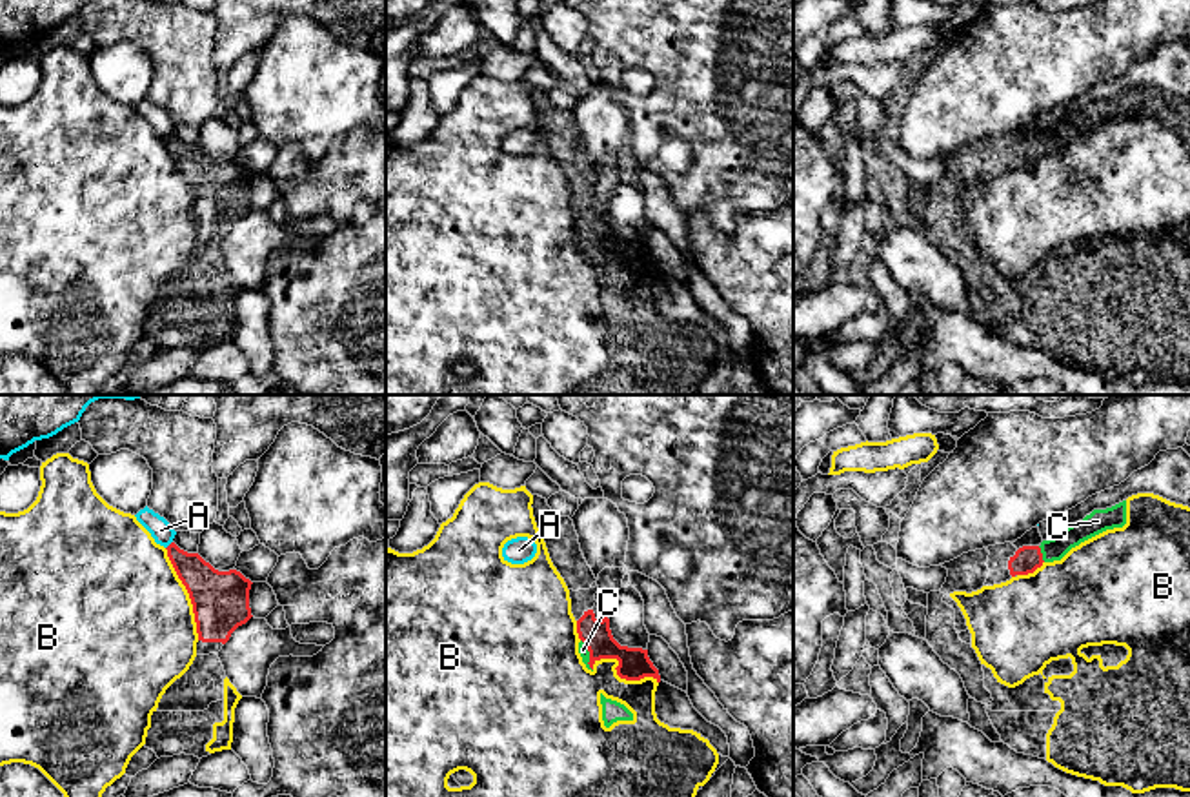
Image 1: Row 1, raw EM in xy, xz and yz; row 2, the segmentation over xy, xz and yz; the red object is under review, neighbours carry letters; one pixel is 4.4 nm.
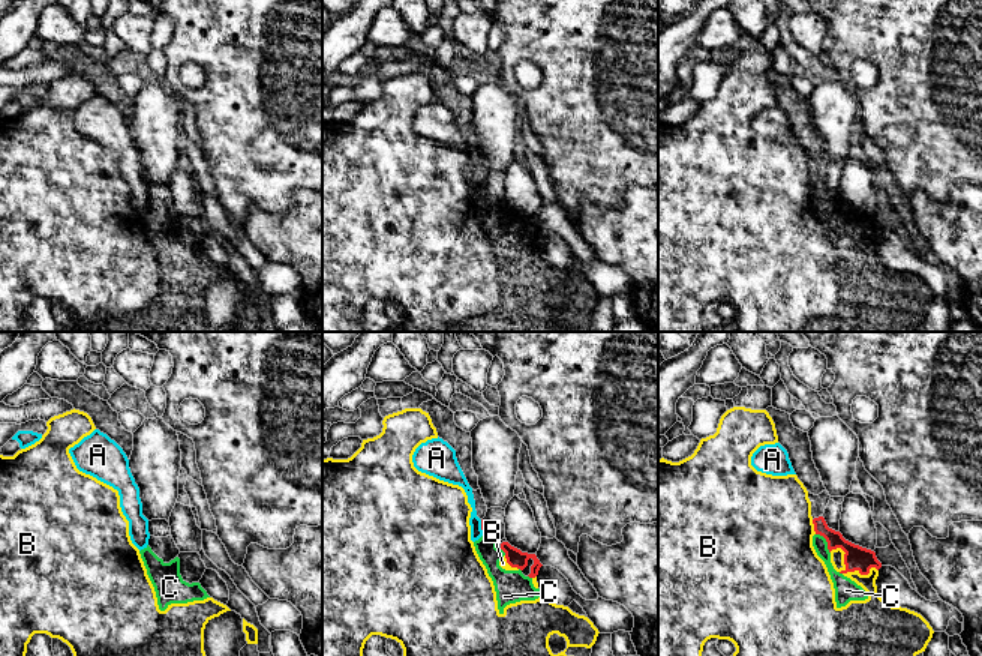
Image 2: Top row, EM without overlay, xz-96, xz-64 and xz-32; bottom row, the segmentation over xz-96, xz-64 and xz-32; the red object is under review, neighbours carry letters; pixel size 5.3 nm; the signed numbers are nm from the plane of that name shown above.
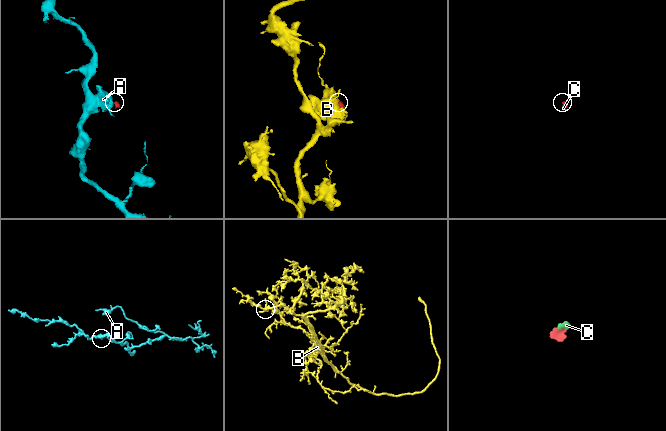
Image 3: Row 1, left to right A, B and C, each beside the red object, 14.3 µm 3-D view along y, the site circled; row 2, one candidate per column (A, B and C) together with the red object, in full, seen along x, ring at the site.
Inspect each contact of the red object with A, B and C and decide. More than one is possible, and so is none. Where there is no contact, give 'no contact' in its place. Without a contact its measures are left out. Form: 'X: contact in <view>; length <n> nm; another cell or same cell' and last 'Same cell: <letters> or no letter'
A: contact in xy; length 50 nm; another cell
B: contact in xy; length 440 nm; another cell
C: contact in yz; length 80 nm; same cell
Same cell: C

